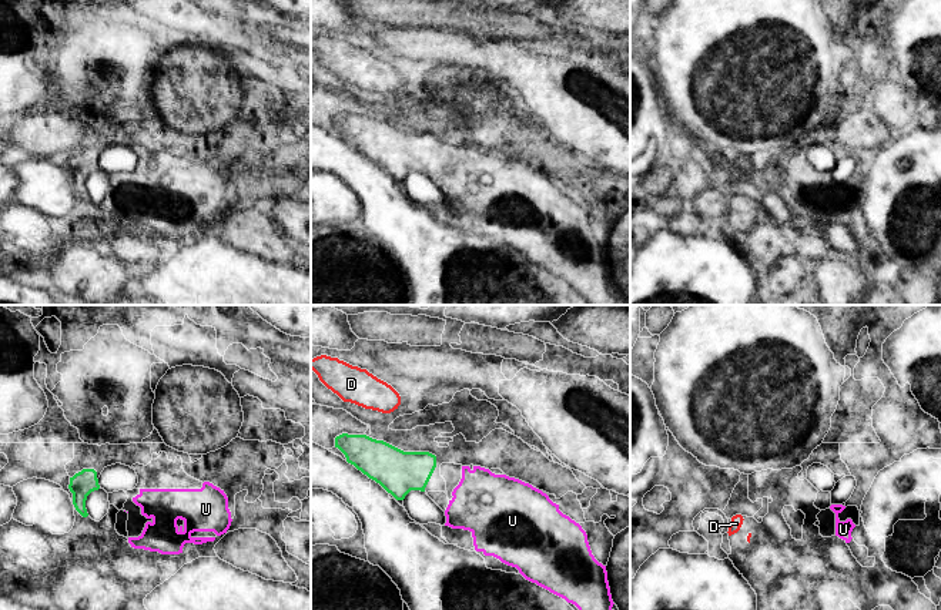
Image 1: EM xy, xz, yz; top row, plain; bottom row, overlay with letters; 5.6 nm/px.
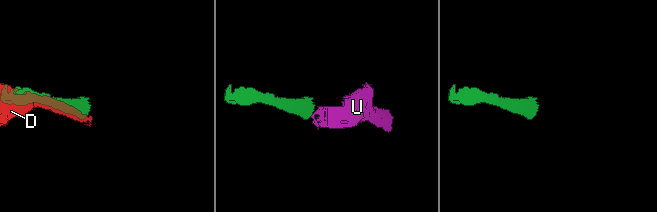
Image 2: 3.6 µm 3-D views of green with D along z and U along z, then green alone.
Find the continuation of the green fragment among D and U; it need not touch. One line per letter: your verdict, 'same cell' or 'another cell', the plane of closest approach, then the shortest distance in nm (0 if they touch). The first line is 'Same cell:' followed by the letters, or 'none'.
Same cell: U
D: another cell | xz | 150 nm
U: same cell | xz | 150 nm

